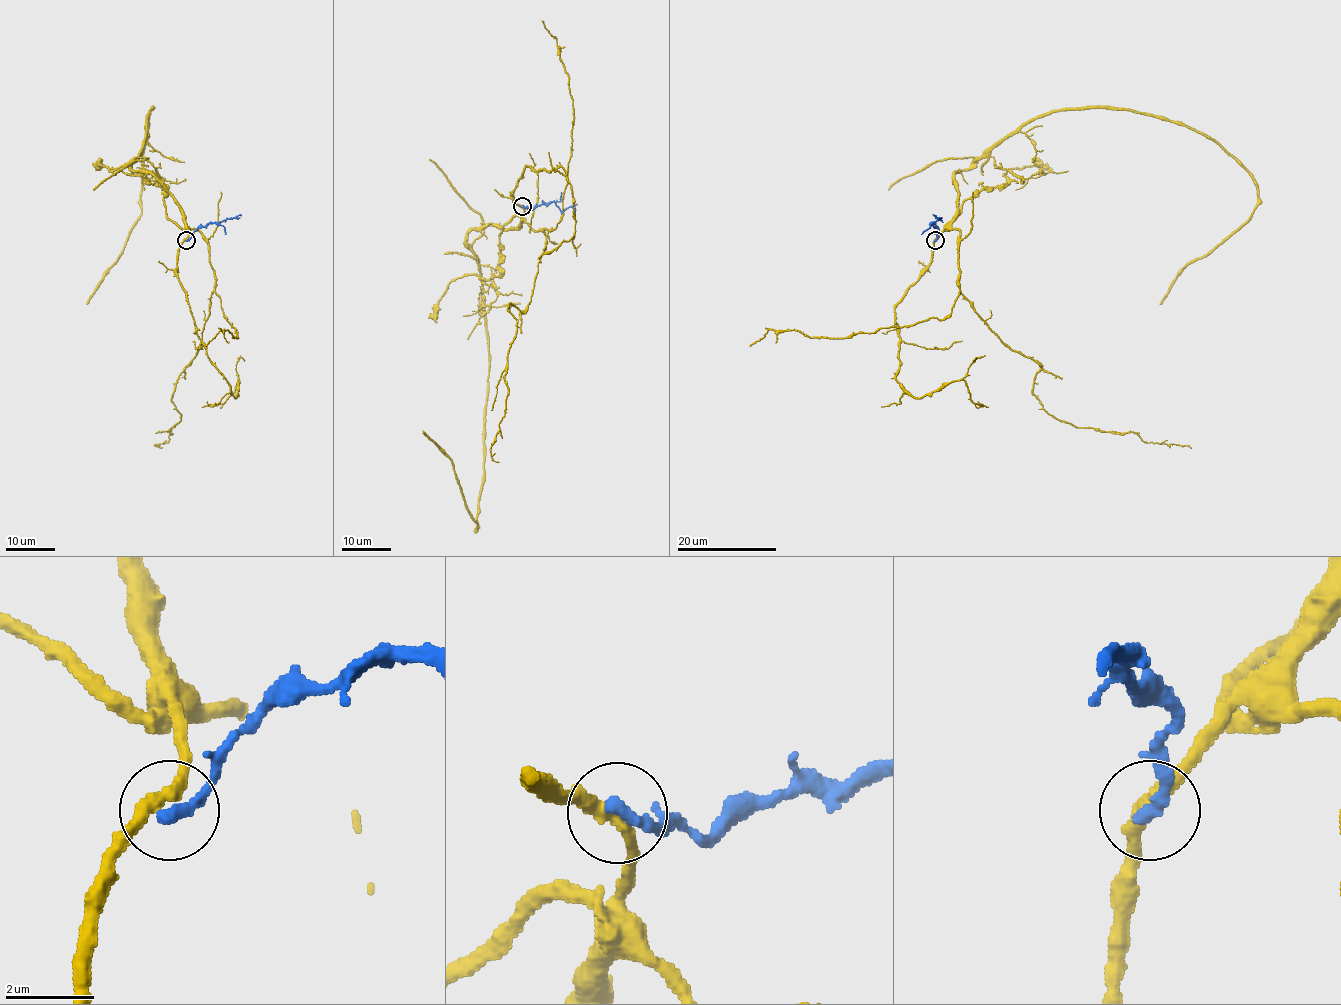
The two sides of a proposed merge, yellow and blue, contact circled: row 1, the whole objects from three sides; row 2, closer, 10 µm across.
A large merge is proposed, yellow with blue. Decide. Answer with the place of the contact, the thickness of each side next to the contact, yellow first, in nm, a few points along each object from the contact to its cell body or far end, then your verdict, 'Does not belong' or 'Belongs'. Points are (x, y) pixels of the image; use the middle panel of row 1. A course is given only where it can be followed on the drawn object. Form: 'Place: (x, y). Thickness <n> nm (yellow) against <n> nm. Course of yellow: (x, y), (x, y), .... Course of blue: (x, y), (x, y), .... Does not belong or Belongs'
Place: (522, 206). Thickness 320 nm (yellow) against 320 nm. Course of yellow: (522, 207), (516, 228), (488, 225), (468, 234), (481, 277), (489, 356), (475, 528), (453, 462), (422, 430). Course of blue: (522, 207), (533, 209), (553, 202), (562, 212), (577, 203). Does not belong

